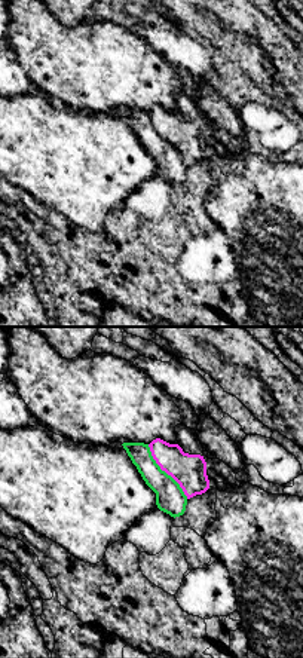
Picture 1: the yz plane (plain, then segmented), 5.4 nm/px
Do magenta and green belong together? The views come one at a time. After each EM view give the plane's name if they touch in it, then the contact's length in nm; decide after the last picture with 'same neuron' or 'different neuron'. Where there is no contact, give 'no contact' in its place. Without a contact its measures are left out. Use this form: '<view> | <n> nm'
yz | 360 nm

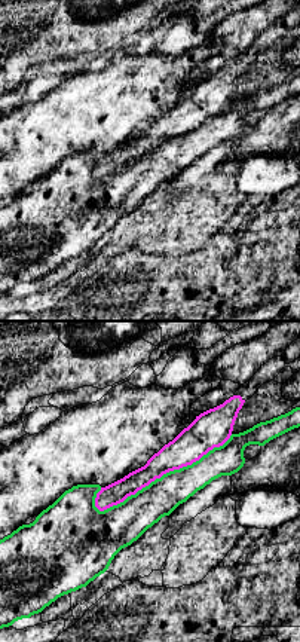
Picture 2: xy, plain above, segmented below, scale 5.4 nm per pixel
xy | 850 nm

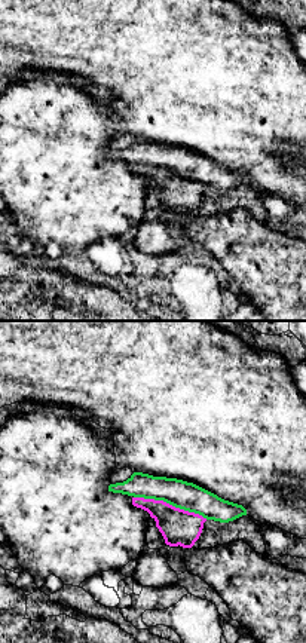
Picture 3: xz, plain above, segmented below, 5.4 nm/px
xz | 420 nm

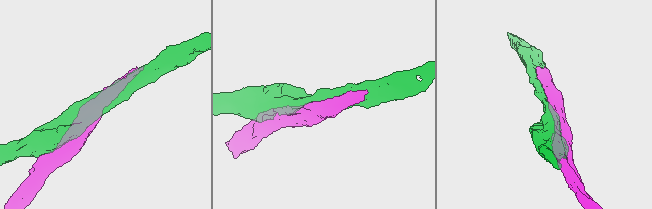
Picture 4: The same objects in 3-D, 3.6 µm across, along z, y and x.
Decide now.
different neuron

